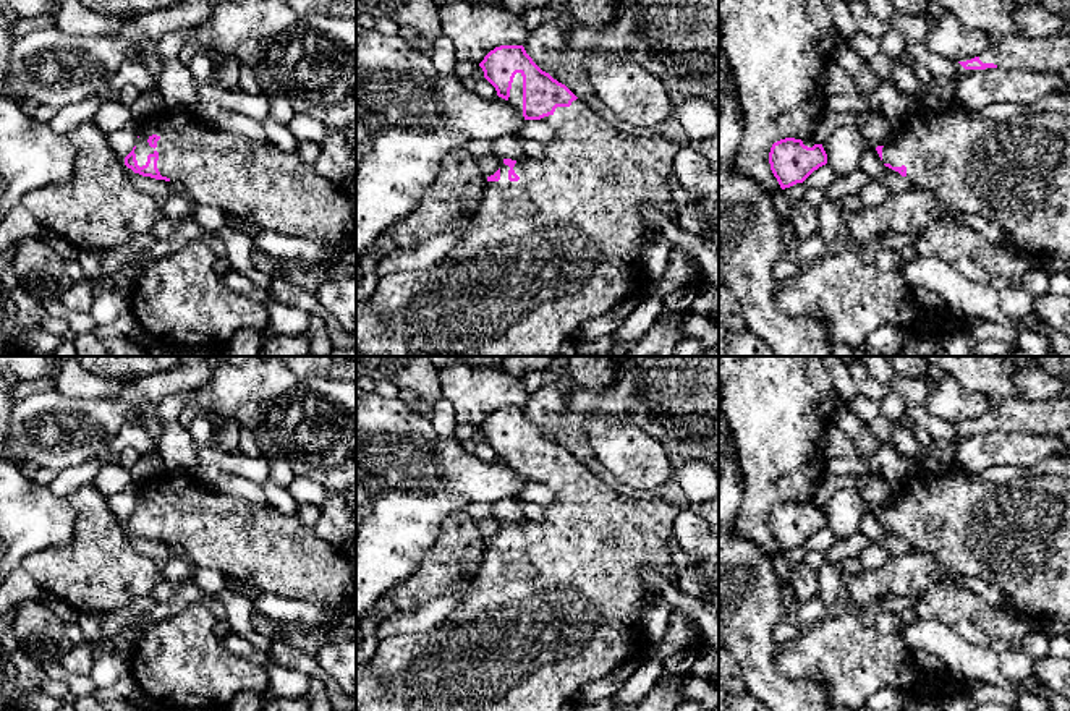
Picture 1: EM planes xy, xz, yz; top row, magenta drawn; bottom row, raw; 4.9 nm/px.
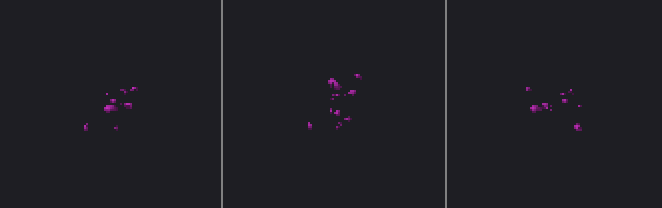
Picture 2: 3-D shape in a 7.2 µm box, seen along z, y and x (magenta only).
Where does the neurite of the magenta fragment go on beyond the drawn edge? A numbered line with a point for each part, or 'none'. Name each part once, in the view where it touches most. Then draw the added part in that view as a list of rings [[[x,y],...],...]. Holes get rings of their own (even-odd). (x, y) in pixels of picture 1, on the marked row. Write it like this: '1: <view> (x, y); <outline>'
1: xy (275, 190); [[[163,110],[154,118],[139,120],[138,136],[138,165],[146,165],[147,155],[157,151],[160,175],[180,183],[196,204],[219,207],[262,230],[304,236],[335,248],[343,248],[356,235],[355,189],[322,178],[296,152],[219,131],[202,123],[194,112]]]

